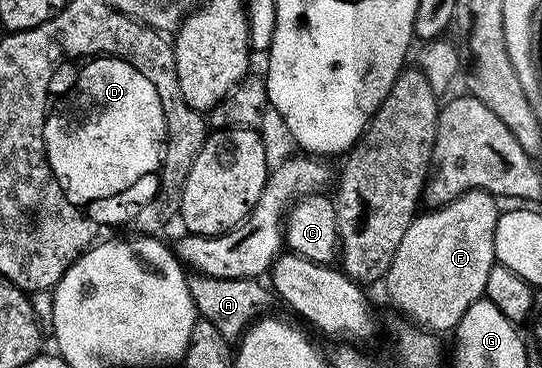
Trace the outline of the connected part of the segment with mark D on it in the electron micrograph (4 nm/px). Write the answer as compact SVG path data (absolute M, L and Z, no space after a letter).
M92 57L84 65L60 108L44 120L44 150L48 164L62 185L69 204L74 207L85 207L96 199L110 197L127 189L142 176L157 172L163 164L168 137L158 89L154 89L154 84L138 73L136 67L115 57Z

